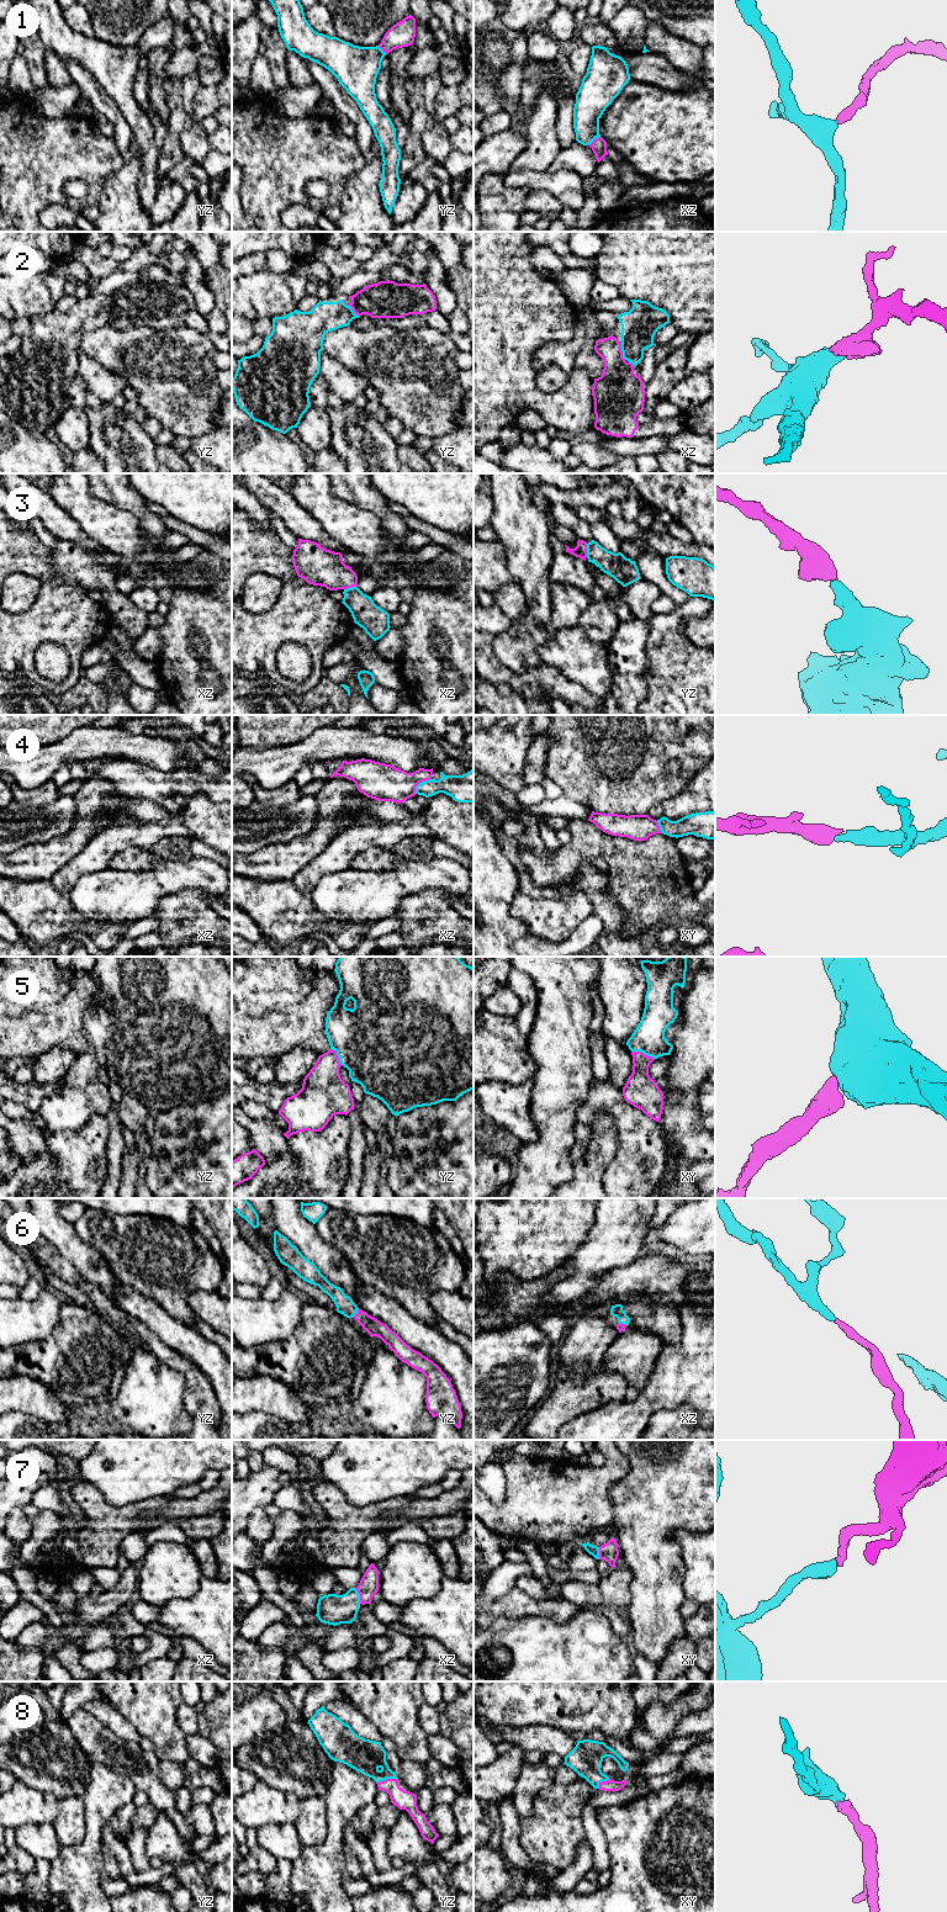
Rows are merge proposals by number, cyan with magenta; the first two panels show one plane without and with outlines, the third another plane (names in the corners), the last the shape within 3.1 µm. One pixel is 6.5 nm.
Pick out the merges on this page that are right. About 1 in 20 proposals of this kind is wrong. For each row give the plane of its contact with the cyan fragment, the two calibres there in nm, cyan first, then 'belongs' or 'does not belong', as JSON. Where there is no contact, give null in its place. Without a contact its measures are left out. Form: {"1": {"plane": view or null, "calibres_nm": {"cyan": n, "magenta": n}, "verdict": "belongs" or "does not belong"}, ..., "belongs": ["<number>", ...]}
{"1": {"plane": "xz", "calibres_nm": {"cyan": 200, "magenta": 100}, "verdict": "belongs"}, "2": {"plane": "yz", "calibres_nm": {"cyan": 200, "magenta": 240}, "verdict": "belongs"}, "3": {"plane": "xz", "calibres_nm": {"cyan": 180, "magenta": 240}, "verdict": "belongs"}, "4": {"plane": "xz", "calibres_nm": {"cyan": 160, "magenta": 240}, "verdict": "belongs"}, "5": {"plane": "xy", "calibres_nm": {"cyan": 200, "magenta": 220}, "verdict": "belongs"}, "6": {"plane": "yz", "calibres_nm": {"cyan": 120, "magenta": 110}, "verdict": "belongs"}, "7": {"plane": "xz", "calibres_nm": {"cyan": 200, "magenta": 130}, "verdict": "belongs"}, "8": {"plane": "yz", "calibres_nm": {"cyan": 220, "magenta": 130}, "verdict": "belongs"}, "belongs": ["1", "2", "3", "4", "5", "6", "7", "8"]}

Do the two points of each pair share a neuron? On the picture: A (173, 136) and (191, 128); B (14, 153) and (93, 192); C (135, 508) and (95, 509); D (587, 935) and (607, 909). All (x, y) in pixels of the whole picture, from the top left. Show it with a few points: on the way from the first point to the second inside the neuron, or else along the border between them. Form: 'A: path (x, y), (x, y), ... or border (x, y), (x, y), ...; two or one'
A: border (183, 105), (185, 123), (179, 144), (185, 154); two
B: path (36, 153), (64, 153), (81, 170); one
C: border (94, 496), (130, 512), (141, 528); two
D: border (593, 914), (602, 923), (601, 936); two

